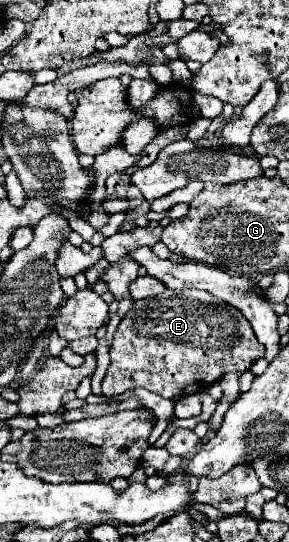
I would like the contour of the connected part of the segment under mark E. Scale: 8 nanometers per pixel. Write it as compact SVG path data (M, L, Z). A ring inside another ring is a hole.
M166 289L154 299L134 303L132 309L122 317L112 337L110 365L102 379L102 393L106 397L114 397L124 391L144 387L164 399L178 399L188 393L206 391L210 385L220 381L224 373L250 369L250 365L260 357L264 357L264 345L256 339L248 319L236 307L230 307L222 299L216 299L200 289ZM216 343L226 343L226 347L220 349Z

